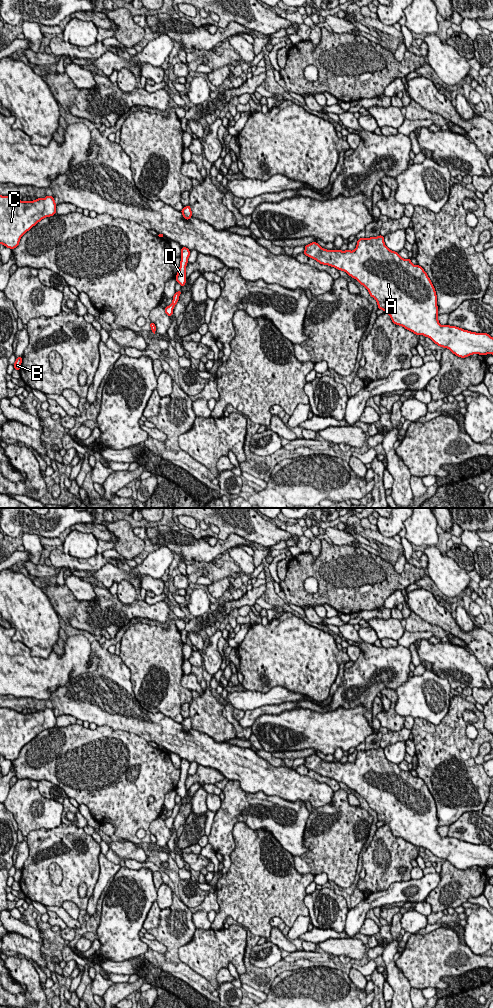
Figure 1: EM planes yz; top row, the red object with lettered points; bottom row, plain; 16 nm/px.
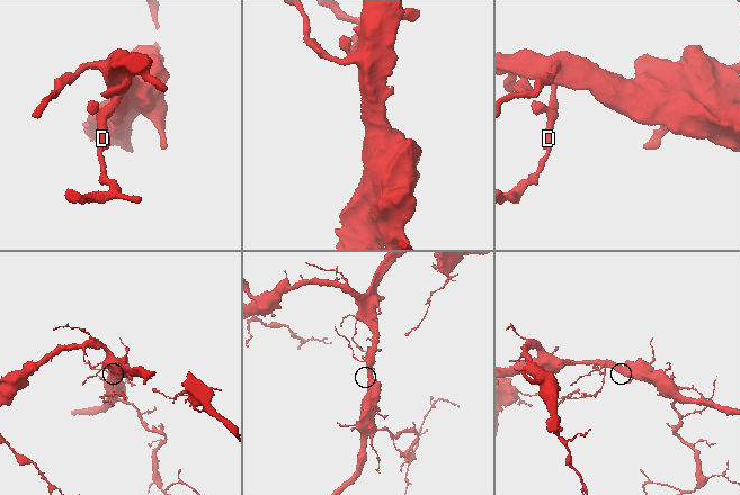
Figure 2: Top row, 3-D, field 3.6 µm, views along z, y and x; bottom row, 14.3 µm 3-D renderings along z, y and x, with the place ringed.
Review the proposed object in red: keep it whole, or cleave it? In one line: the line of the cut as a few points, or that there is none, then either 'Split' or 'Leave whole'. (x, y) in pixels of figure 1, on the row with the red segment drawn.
No split. Leave whole

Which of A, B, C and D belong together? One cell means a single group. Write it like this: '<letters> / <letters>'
A B C D

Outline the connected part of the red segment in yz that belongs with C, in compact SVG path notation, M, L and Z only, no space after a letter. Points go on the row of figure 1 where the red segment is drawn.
M0 195L0 244L11 250L16 248L27 231L42 219L55 214L56 203L53 196L23 202Z

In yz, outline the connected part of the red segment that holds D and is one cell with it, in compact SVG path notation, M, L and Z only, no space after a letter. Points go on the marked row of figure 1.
M181 247L181 261L180 268L176 275L176 281L183 287L186 283L186 266L188 263L188 258L190 256L190 250L186 247Z

